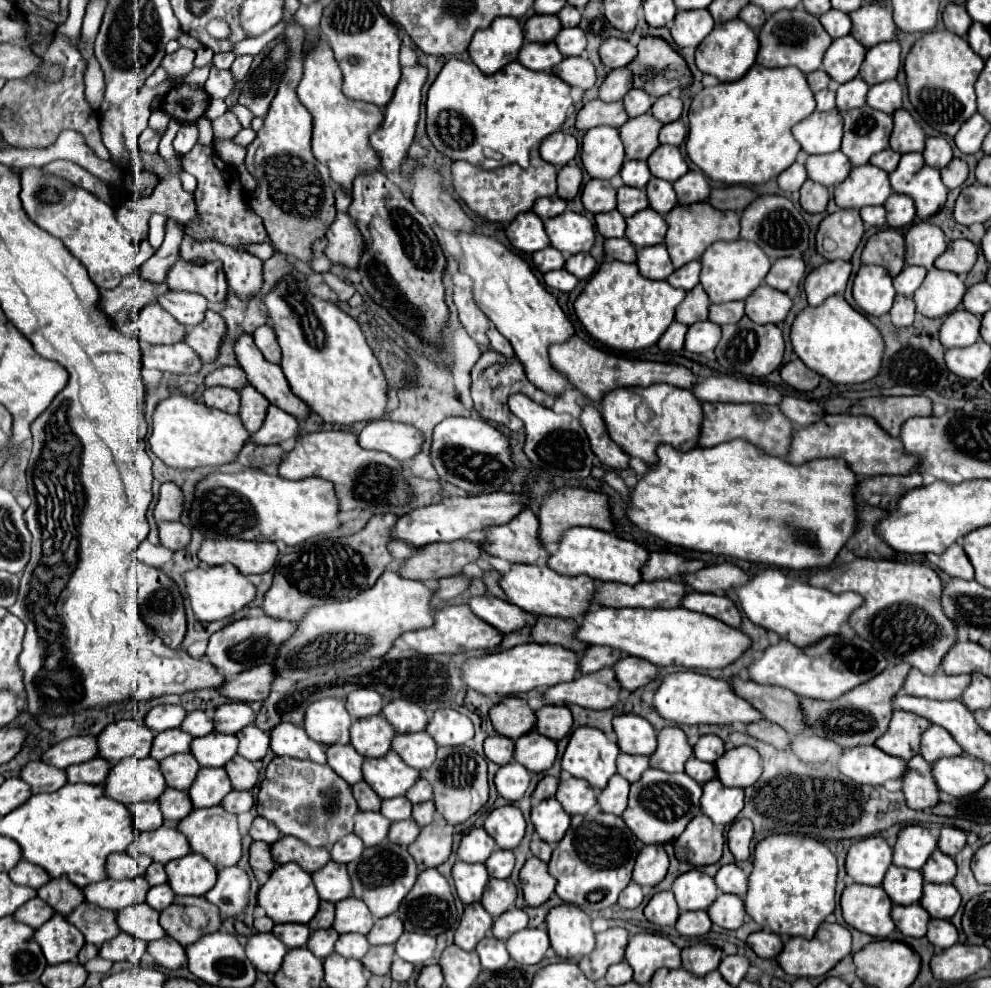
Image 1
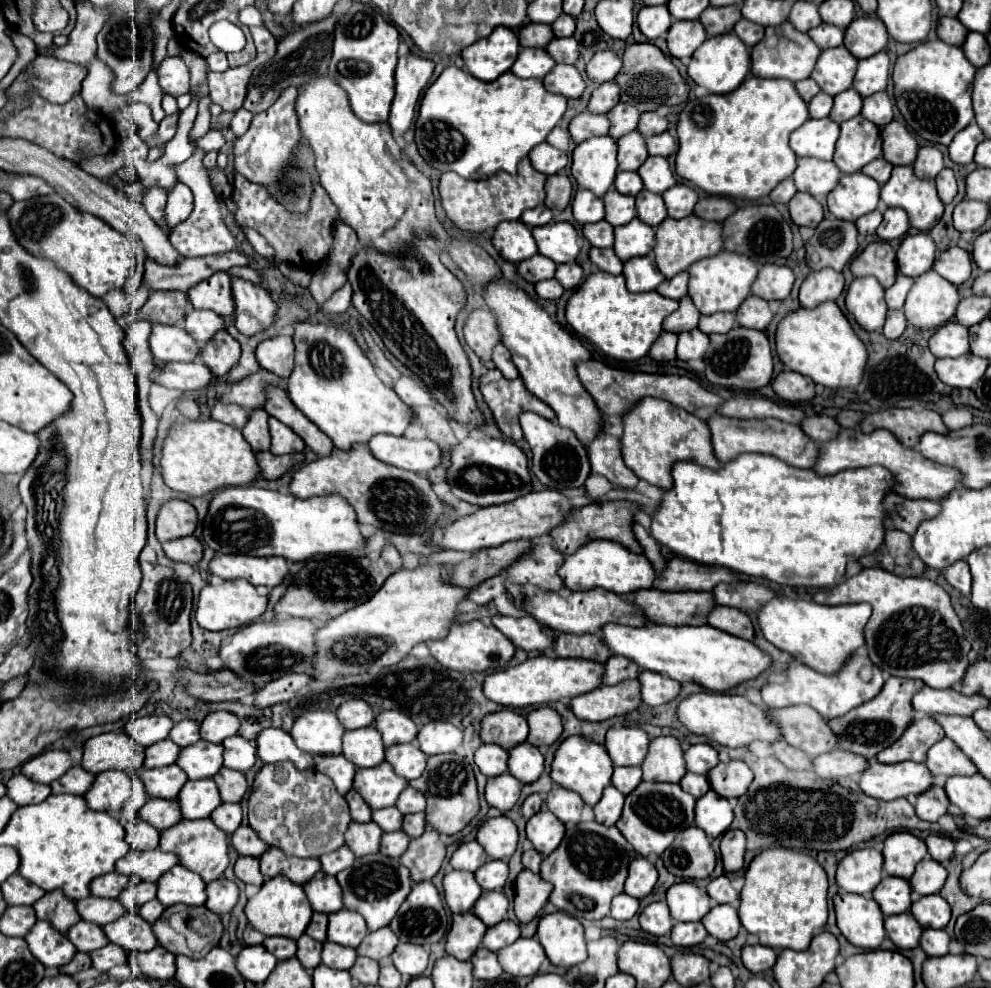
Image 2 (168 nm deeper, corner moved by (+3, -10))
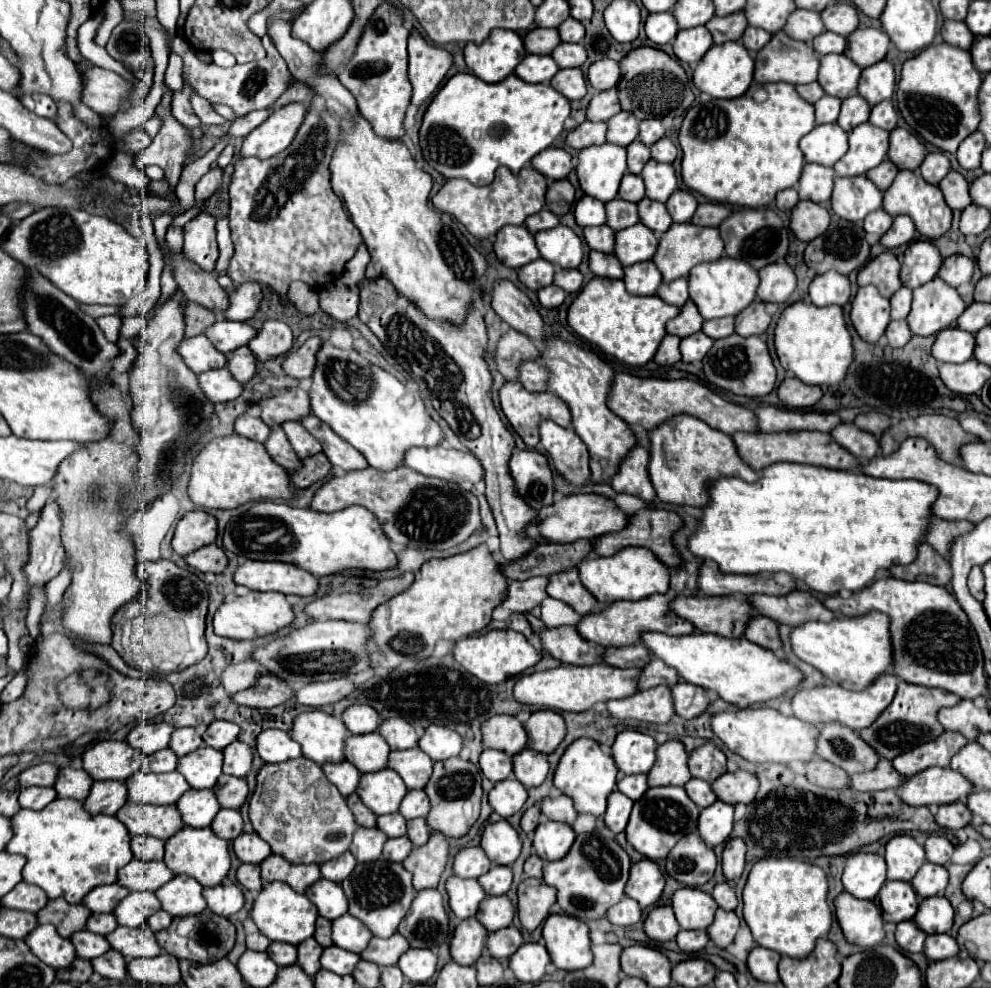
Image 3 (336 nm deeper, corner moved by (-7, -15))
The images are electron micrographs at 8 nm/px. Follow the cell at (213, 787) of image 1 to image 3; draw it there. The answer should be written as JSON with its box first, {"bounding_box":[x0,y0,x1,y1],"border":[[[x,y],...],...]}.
{"bounding_box":[176,789,220,827],"border":[[[188,789],[186,795],[178,799],[176,807],[182,811],[182,821],[190,827],[208,827],[220,811],[220,803],[212,789]]]}

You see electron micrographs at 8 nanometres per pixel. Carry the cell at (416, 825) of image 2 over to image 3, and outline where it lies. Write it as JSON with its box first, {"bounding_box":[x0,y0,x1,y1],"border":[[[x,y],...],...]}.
{"bounding_box":[408,819,430,845],"border":[[[410,819],[408,821],[408,837],[414,845],[424,845],[430,839],[430,827],[426,823],[426,819]]]}

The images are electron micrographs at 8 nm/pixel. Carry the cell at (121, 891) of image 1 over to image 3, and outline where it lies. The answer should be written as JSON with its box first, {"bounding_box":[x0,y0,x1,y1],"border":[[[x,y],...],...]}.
{"bounding_box":[86,913,118,935],"border":[[[92,913],[88,919],[86,929],[98,935],[108,935],[118,927],[118,921],[114,917],[114,913]]]}

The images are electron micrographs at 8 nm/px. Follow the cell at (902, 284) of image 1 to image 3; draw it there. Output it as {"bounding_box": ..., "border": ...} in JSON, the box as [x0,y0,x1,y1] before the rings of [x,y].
{"bounding_box":[890,287,912,319],"border":[[[902,287],[900,291],[896,291],[890,299],[892,319],[906,319],[906,315],[910,313],[910,303],[912,303],[912,289]]]}

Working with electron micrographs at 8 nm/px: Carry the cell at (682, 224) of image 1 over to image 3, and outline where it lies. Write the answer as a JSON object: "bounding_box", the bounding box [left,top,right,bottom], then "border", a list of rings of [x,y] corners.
{"bounding_box":[652,223,724,283],"border":[[[672,223],[670,229],[660,237],[660,245],[658,245],[658,251],[652,261],[662,271],[664,283],[672,283],[678,277],[688,277],[690,269],[696,267],[698,263],[710,263],[710,261],[720,259],[722,255],[724,255],[724,243],[720,239],[718,229],[694,227],[692,223],[682,223],[682,225]]]}

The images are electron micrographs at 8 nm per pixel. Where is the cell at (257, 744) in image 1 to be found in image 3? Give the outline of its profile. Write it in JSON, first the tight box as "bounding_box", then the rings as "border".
{"bounding_box":[222,741,254,777],"border":[[[234,741],[222,753],[224,753],[224,773],[226,775],[246,777],[250,773],[254,755],[252,755],[252,749],[246,743]]]}

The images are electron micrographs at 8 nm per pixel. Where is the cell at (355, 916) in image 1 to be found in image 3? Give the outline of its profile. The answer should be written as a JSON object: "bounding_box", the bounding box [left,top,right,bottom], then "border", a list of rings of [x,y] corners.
{"bounding_box":[332,913,372,953],"border":[[[348,913],[332,921],[332,941],[334,945],[346,951],[362,953],[370,943],[370,939],[372,939],[370,929],[360,919],[354,919]]]}

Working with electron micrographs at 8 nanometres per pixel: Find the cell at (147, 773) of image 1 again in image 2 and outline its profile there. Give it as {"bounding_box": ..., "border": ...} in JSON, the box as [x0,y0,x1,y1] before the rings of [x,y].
{"bounding_box":[84,770,134,814],"border":[[[120,770],[100,772],[94,778],[90,790],[84,794],[84,800],[92,810],[116,814],[130,798],[132,786],[134,786],[134,776],[128,772],[120,772]]]}

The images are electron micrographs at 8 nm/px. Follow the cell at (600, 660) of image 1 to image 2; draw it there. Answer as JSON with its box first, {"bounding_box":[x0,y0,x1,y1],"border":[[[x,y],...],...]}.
{"bounding_box":[604,656,640,684],"border":[[[612,656],[606,662],[606,674],[604,674],[604,684],[618,684],[622,680],[634,680],[638,678],[640,668],[636,662],[624,656]]]}

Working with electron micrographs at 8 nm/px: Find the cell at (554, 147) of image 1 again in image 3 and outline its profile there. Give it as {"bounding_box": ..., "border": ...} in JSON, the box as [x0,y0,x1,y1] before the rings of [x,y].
{"bounding_box":[532,147,572,181],"border":[[[548,147],[546,151],[538,153],[532,159],[532,167],[536,171],[540,171],[544,177],[558,181],[558,179],[566,179],[568,173],[572,171],[572,157],[566,149],[562,147]]]}

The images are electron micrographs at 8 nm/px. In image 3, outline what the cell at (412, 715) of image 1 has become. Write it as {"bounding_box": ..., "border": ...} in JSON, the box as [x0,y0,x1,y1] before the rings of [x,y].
{"bounding_box":[378,719,418,749],"border":[[[386,719],[380,723],[378,731],[386,739],[390,749],[412,749],[414,745],[418,745],[414,727],[404,719]]]}

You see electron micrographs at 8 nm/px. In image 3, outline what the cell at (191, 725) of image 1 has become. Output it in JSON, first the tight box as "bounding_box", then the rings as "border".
{"bounding_box":[170,727,204,757],"border":[[[194,727],[176,729],[176,731],[172,733],[172,739],[170,739],[170,749],[174,749],[174,753],[176,753],[178,757],[196,751],[196,749],[202,747],[202,745],[204,745],[202,735],[200,735]]]}

